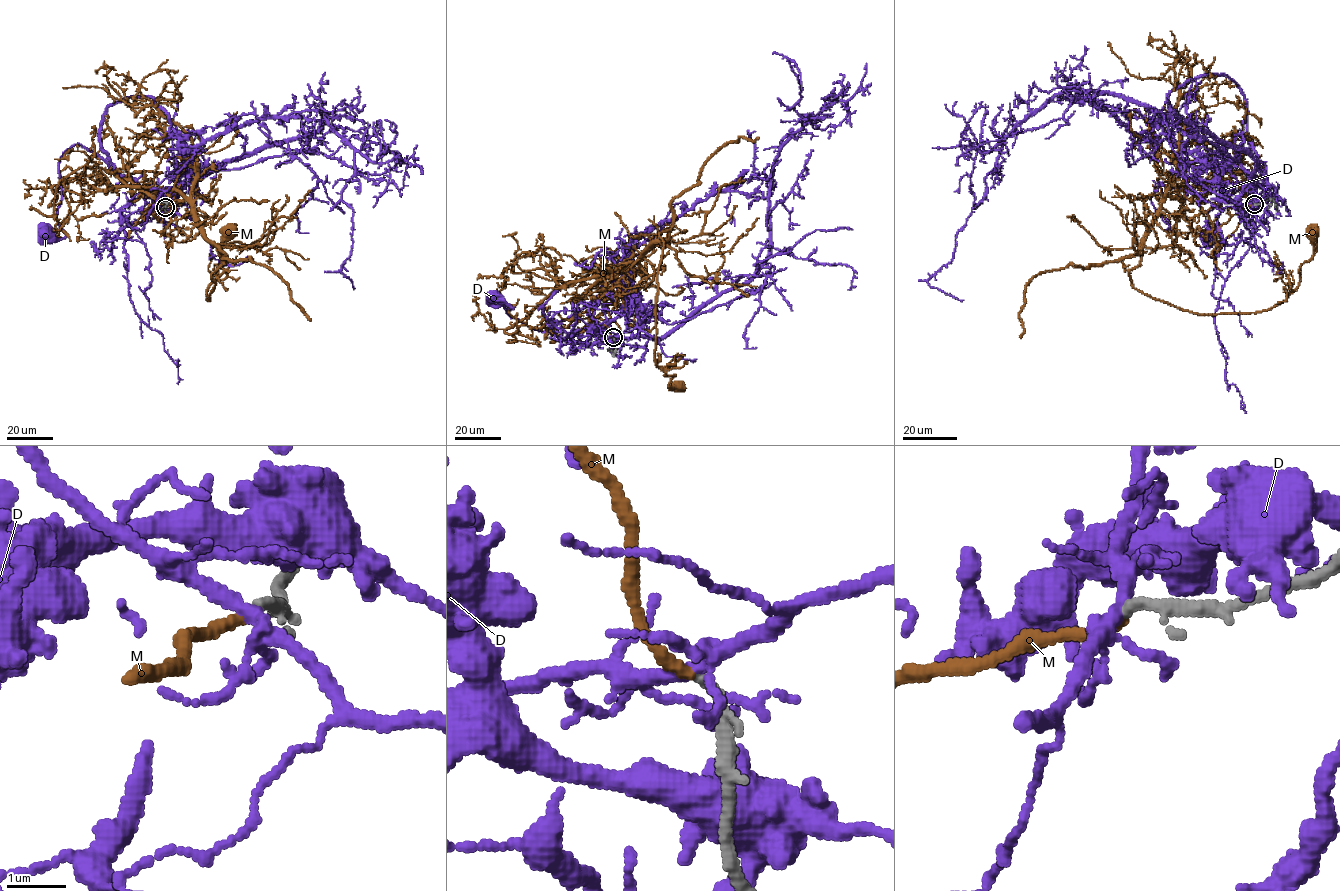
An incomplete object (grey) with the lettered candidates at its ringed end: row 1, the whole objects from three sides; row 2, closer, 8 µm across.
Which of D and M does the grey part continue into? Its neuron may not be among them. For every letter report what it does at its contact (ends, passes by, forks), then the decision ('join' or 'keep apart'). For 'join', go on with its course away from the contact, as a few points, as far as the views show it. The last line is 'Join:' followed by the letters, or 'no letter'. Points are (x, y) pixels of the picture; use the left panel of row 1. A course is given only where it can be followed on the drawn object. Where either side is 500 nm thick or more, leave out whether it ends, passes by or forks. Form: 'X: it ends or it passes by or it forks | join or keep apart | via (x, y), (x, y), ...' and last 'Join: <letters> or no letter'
D: it forks | keep apart
M: it ends | join | via (165, 207), (145, 209), (159, 199), (186, 200), (216, 247), (222, 264), (212, 274), (208, 300), (229, 231)
Join: M

